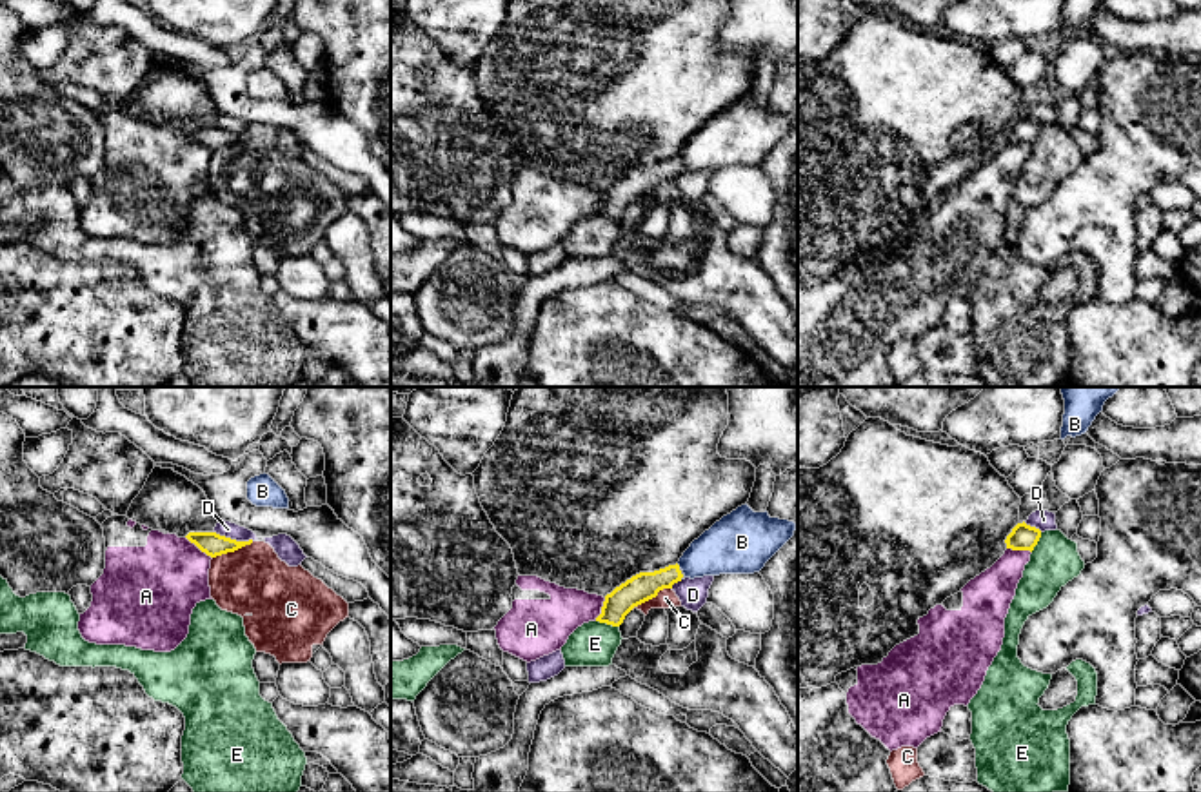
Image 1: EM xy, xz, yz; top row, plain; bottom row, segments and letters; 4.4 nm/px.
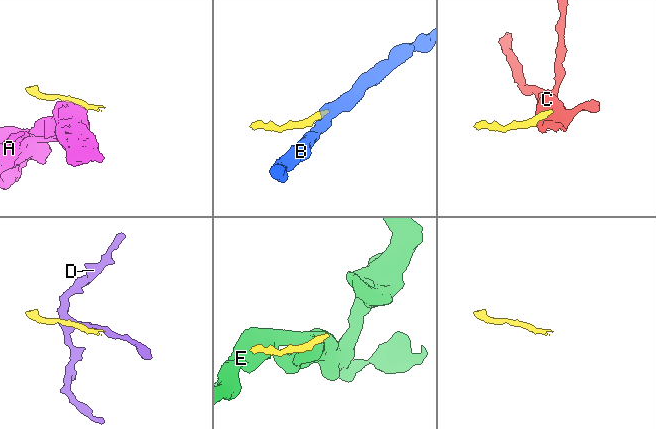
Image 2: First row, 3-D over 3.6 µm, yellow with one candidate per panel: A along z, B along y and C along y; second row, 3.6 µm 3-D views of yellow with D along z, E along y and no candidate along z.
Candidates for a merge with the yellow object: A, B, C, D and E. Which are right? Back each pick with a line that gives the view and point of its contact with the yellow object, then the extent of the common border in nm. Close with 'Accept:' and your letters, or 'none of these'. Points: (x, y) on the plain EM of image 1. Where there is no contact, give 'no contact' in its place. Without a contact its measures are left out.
Accept: none of these

